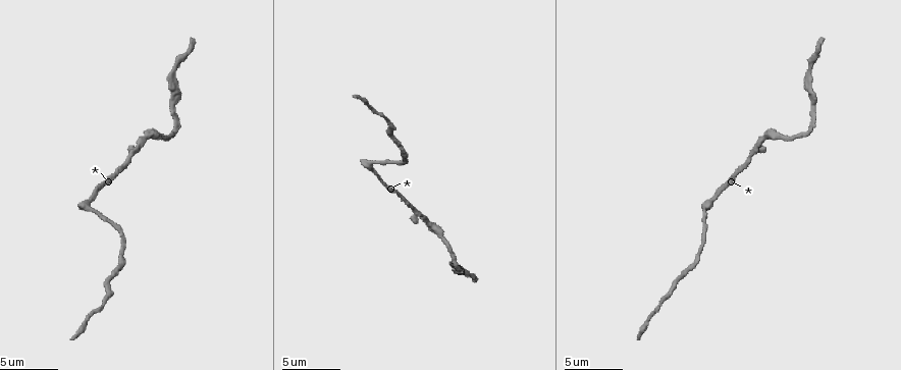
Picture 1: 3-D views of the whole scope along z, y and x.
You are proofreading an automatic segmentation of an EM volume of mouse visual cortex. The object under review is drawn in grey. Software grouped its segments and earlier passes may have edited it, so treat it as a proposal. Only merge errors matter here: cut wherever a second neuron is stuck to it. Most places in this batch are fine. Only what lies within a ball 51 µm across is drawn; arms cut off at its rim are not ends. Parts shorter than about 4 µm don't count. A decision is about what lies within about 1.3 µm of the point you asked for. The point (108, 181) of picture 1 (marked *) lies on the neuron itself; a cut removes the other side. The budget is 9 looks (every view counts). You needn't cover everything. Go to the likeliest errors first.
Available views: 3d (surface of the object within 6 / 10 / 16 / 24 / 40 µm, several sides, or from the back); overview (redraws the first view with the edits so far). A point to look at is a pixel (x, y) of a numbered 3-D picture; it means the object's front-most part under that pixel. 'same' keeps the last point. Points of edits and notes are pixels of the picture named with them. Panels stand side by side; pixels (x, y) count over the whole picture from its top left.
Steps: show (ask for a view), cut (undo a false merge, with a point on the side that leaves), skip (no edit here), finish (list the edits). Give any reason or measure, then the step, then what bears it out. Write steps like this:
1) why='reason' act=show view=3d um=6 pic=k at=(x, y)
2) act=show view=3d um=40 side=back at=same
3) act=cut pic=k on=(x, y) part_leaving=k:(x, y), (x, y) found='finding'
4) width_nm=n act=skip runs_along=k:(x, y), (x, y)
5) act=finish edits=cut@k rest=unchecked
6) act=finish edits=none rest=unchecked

act=show view=3d um=10 pic=1 at=(703, 209)

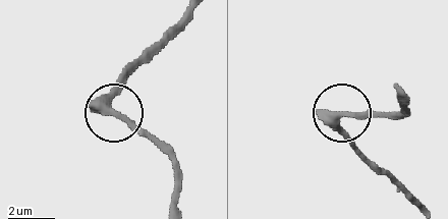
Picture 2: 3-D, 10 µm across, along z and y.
act=show view=3d um=6 pic=2 at=(115, 115)

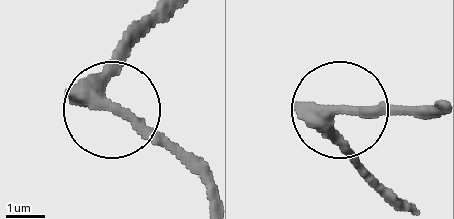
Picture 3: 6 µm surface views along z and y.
arms=3 act=skip runs_along=3:(162, 17), (107, 92), (190, 166) found='one neuron here'

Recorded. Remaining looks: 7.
why='calibre changes' act=show view=3d um=6 pic=1 at=(667, 296)

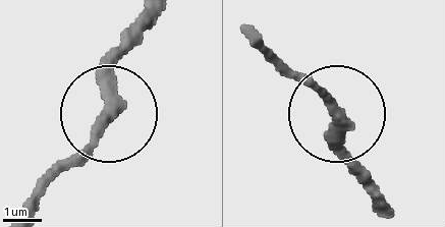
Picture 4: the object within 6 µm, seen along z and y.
act=show view=3d um=6 side=back pic=4 at=(334, 110)

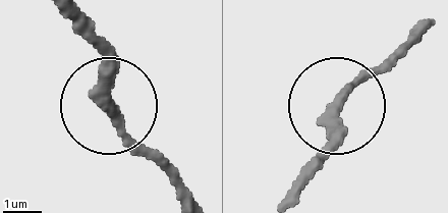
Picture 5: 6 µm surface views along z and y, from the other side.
width_nm=290 act=skip found='continuous, no second neuron'

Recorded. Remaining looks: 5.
why='sudden change in width' act=show view=3d um=10 pic=1 at=(171, 106)

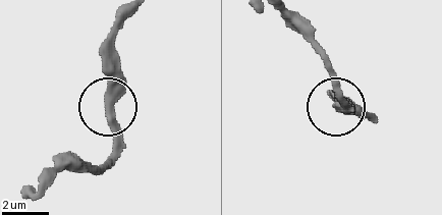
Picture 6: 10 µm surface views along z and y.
act=skip found='all the same neuron'

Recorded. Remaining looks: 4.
why='sudden change in width' act=show view=3d um=10 pic=1 at=(416, 209)

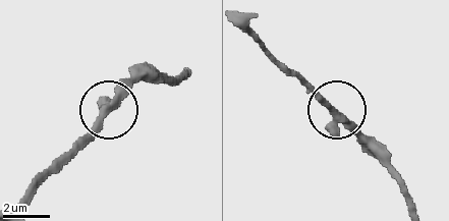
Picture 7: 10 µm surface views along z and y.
act=skip runs_along=7:(57, 166), (143, 76) found='all the same neuron'

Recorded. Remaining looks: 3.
act=finish edits=none rest=unchecked

